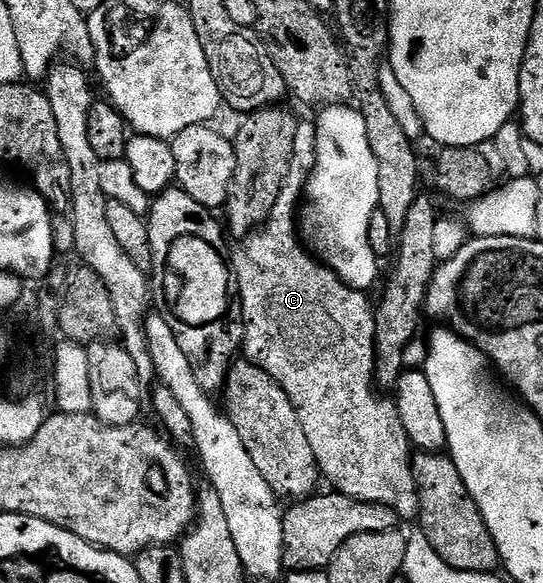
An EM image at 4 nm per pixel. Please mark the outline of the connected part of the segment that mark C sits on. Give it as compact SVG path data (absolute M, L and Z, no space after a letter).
M308 121L299 122L296 129L295 137L295 153L292 157L291 168L288 170L287 180L284 181L283 188L280 189L280 195L276 198L276 203L272 205L270 216L265 223L254 229L241 240L242 247L233 248L232 251L232 275L236 280L236 295L242 298L242 315L240 311L240 347L244 352L245 358L251 363L255 363L260 369L264 369L264 373L268 373L268 377L272 377L284 389L284 393L288 393L288 397L292 401L292 405L296 409L296 413L300 417L300 425L304 425L304 433L308 437L308 445L312 445L312 453L318 462L318 469L323 480L326 479L331 483L333 490L339 495L347 495L356 501L364 501L365 503L376 503L378 505L388 505L388 509L392 509L398 515L399 520L411 521L417 520L418 517L418 486L414 480L414 474L410 468L412 462L412 444L408 433L404 433L404 425L400 421L400 413L398 412L397 402L393 398L381 399L380 396L374 395L376 392L376 384L374 381L374 346L376 345L376 317L374 316L376 307L370 303L370 295L364 291L357 291L354 287L349 287L348 284L338 276L331 267L327 267L325 263L319 261L307 248L304 246L300 238L300 223L296 218L296 208L299 206L300 200L303 198L306 182L310 179L310 174L314 168L316 161L316 143L317 135L314 123Z

